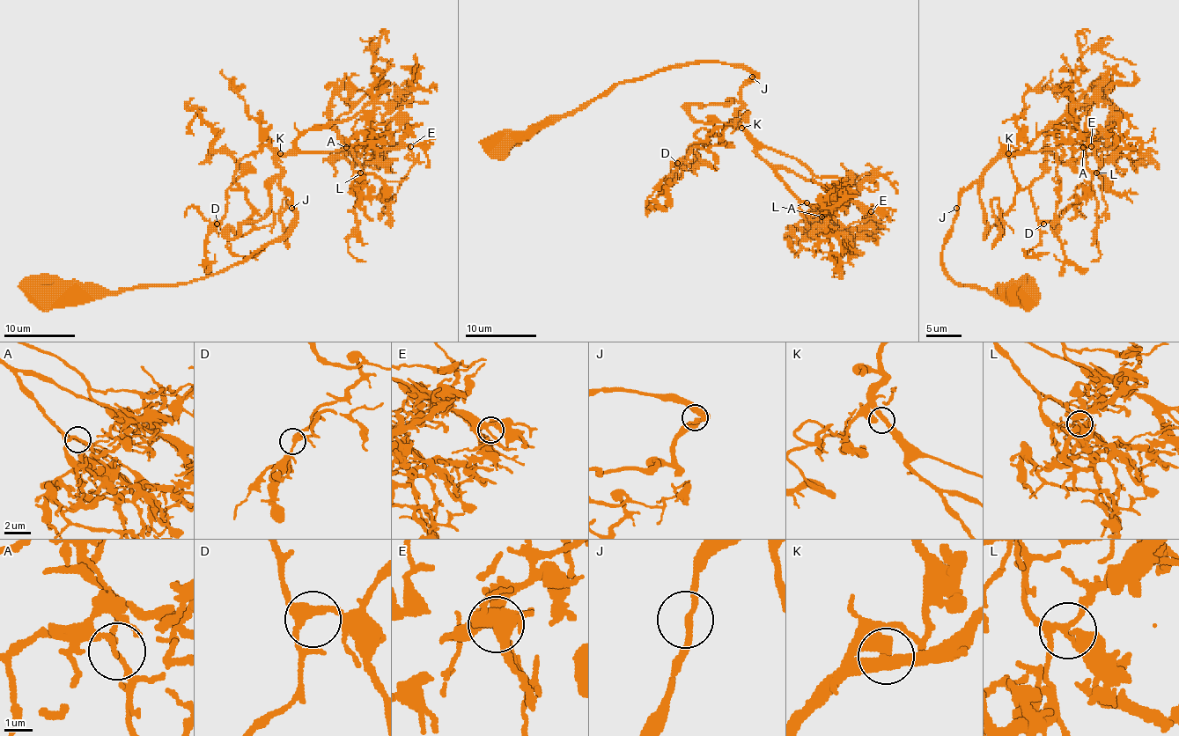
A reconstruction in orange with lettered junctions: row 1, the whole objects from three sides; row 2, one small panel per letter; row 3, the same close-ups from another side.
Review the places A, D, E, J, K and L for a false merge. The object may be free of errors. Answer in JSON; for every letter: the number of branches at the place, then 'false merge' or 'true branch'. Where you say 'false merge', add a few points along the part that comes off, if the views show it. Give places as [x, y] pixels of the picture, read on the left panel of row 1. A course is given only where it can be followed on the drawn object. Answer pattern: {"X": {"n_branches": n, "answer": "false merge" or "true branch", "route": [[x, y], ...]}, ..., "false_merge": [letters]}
{"A": {"n_branches": 2, "answer": "true branch"}, "D": {"n_branches": 3, "answer": "true branch"}, "E": {"n_branches": 3, "answer": "true branch"}, "J": {"n_branches": 2, "answer": "true branch"}, "K": {"n_branches": 2, "answer": "true branch"}, "L": {"n_branches": 3, "answer": "true branch"}, "false_merge": []}

